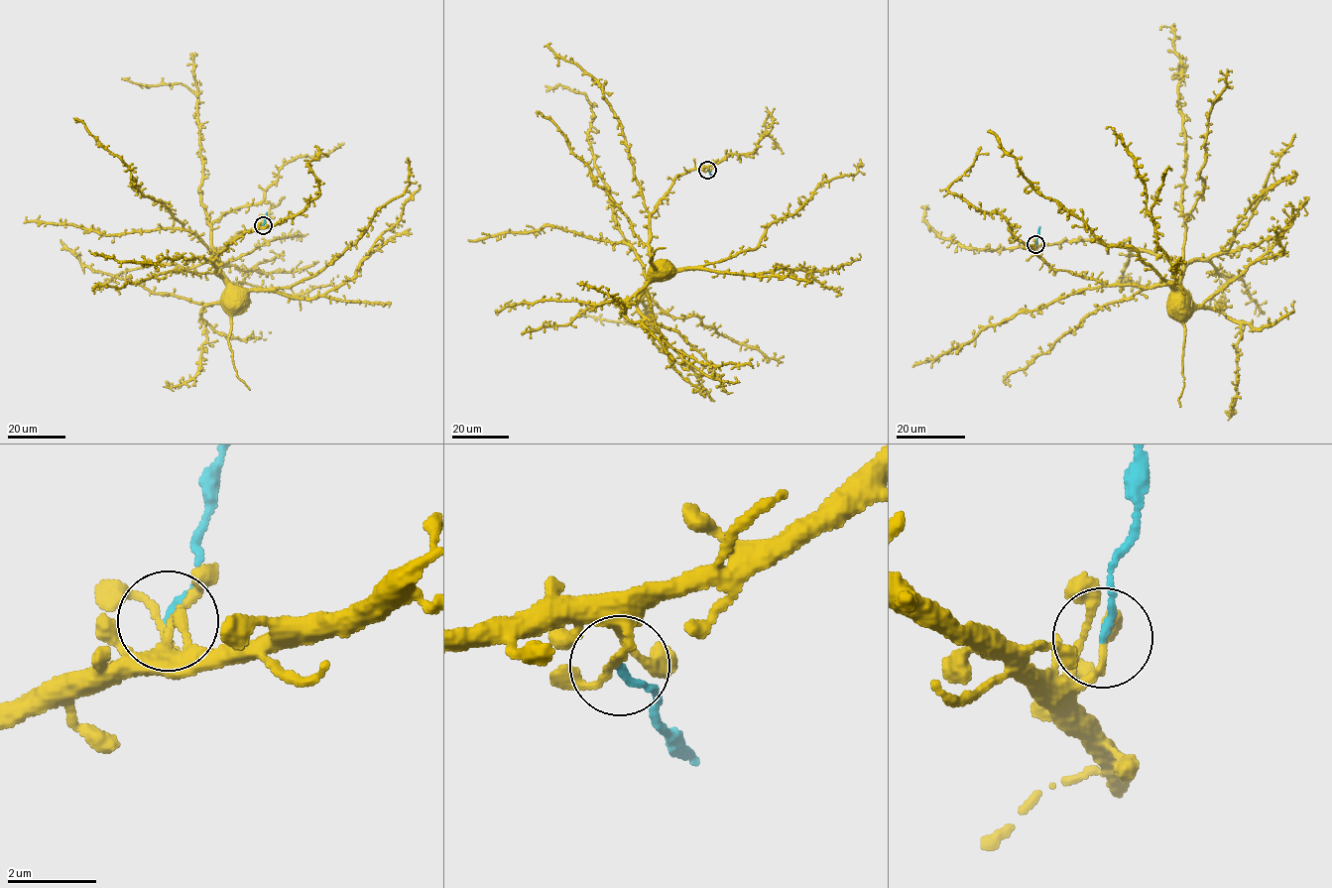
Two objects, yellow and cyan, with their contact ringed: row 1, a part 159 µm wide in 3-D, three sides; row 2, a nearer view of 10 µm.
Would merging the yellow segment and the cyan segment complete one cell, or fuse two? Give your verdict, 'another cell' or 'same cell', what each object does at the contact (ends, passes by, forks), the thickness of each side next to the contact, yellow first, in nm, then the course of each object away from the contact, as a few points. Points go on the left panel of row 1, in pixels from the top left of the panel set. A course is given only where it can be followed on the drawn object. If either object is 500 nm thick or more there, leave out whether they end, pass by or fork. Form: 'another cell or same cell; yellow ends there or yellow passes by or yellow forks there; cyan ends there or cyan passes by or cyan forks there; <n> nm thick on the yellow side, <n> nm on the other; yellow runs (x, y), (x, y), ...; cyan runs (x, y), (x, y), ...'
another cell; yellow passes by; cyan ends there; 140 nm thick on the yellow side, 170 nm on the other; yellow runs (262, 225), (262, 228), (236, 237), (213, 261), (217, 275), (227, 283), (235, 302); cyan runs (262, 225), (267, 212)

